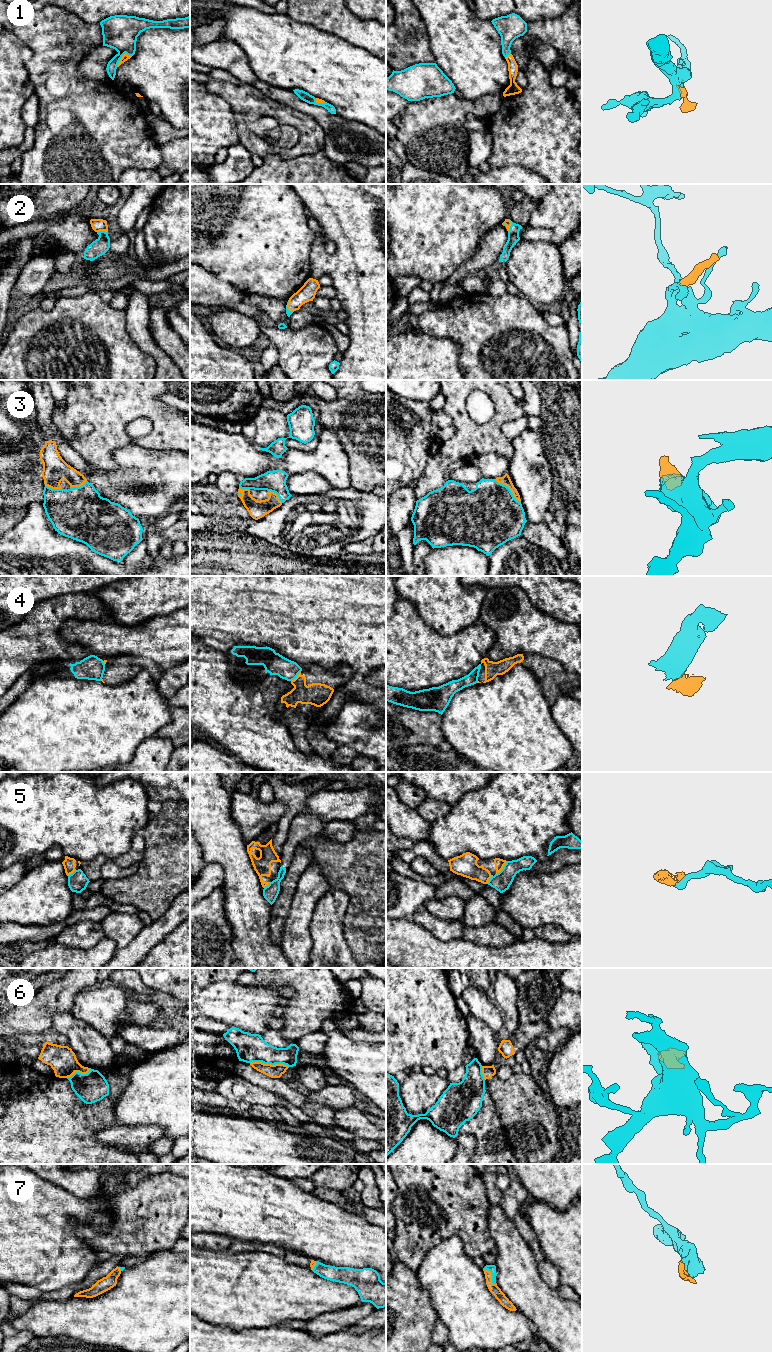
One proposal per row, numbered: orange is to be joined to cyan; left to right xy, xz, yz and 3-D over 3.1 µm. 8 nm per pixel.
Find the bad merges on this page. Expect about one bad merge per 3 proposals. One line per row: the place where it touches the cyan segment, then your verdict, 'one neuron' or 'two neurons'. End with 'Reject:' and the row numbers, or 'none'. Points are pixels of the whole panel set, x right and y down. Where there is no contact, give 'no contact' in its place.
1: xy (121, 57) | one neuron
2: yz (511, 225) | one neuron
3: yz (509, 489) | one neuron
4: xz (296, 676) | two neurons
5: yz (503, 868) | two neurons
6: xz (269, 1063) | one neuron
7: yz (492, 1276) | one neuron
Reject: 4, 5

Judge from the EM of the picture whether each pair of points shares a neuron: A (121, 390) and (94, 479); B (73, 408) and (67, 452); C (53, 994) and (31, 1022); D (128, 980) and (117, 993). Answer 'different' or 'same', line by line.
A: different
B: different
C: same
D: different

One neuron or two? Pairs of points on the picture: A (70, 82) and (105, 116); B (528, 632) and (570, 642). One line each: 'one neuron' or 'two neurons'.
A: one neuron
B: one neuron

